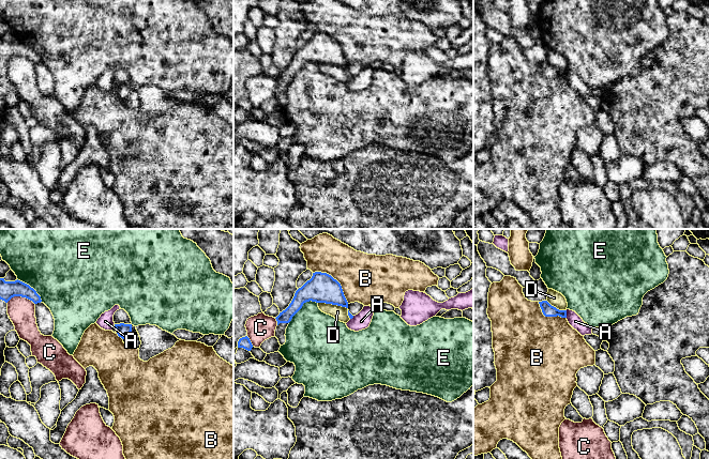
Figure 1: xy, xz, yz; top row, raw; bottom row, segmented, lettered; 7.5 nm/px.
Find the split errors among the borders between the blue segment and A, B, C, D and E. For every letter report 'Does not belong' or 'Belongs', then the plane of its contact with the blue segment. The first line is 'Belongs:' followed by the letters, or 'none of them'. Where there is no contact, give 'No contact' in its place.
Belongs: none of them
A: Does not belong. Touches blue in yz
B: Does not belong. Touches blue in xz
C: Does not belong. Touches blue in xy
D: Does not belong. Touches blue in xz
E: Does not belong. Touches blue in xz

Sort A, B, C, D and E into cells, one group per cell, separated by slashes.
A / B / C / D / E

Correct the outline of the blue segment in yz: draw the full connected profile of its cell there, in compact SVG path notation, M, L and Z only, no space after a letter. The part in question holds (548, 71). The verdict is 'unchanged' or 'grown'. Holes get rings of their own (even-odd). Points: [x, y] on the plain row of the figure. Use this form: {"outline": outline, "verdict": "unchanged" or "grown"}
{"outline": "M547 61L539 62L542 73L545 77L561 77L567 78L567 71L559 71L552 66Z", "verdict": "unchanged"}

